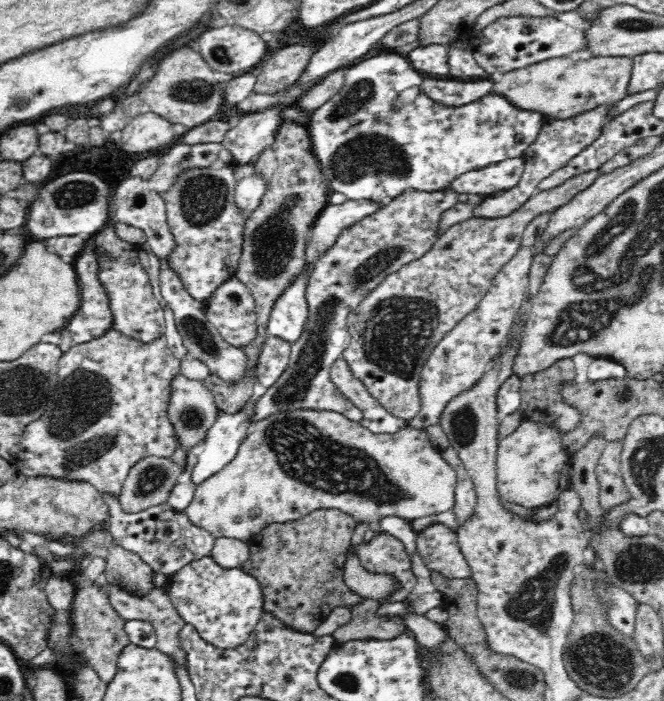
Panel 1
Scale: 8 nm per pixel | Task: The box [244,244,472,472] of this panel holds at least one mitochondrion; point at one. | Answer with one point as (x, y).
(398, 329)

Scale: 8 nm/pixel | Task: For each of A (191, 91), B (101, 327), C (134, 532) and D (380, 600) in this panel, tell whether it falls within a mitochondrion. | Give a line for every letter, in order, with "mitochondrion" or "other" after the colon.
A: mitochondrion
B: other
C: other
D: other

